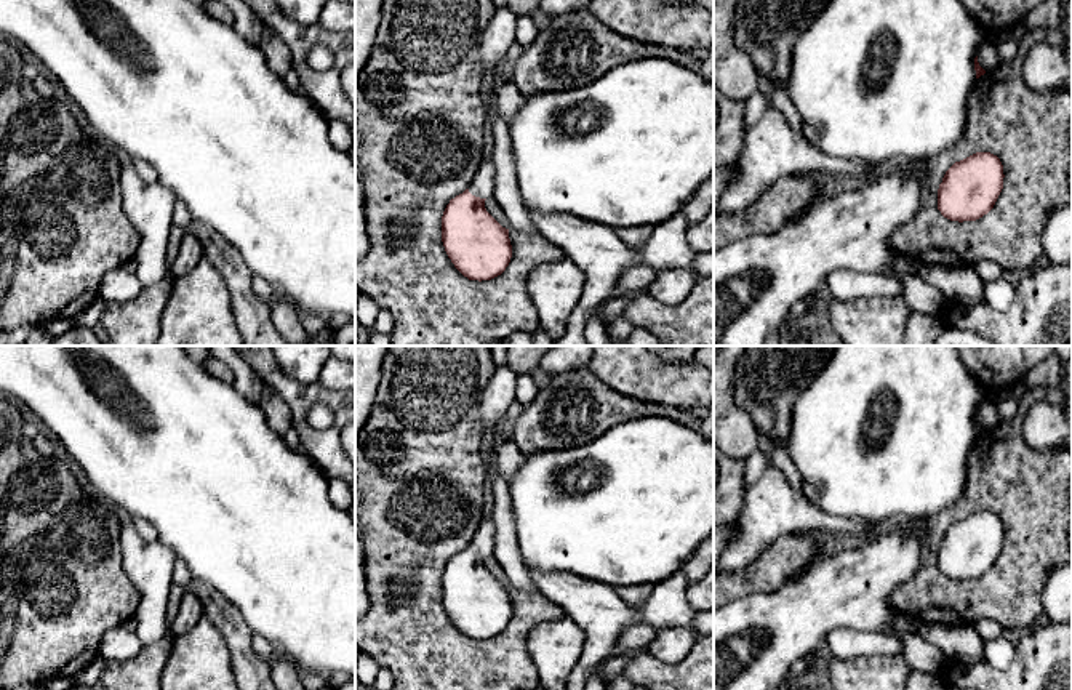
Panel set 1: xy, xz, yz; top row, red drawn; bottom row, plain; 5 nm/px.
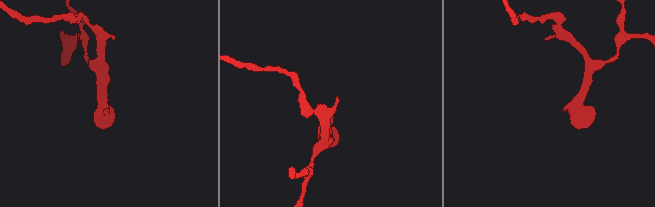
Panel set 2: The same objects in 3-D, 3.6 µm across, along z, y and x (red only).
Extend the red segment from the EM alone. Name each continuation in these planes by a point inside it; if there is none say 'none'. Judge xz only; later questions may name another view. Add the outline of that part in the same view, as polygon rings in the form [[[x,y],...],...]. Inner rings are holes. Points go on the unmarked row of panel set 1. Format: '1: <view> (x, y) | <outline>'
1: xz (482, 543) | [[[491,517],[483,519],[469,544],[469,551],[480,557],[488,557],[493,552],[494,524]]]

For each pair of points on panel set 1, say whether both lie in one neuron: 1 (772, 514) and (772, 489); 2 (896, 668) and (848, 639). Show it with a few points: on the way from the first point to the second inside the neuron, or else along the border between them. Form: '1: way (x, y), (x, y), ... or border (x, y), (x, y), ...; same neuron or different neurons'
1: way (772, 508), (772, 495); same neuron
2: border (901, 653), (836, 657); different neurons

